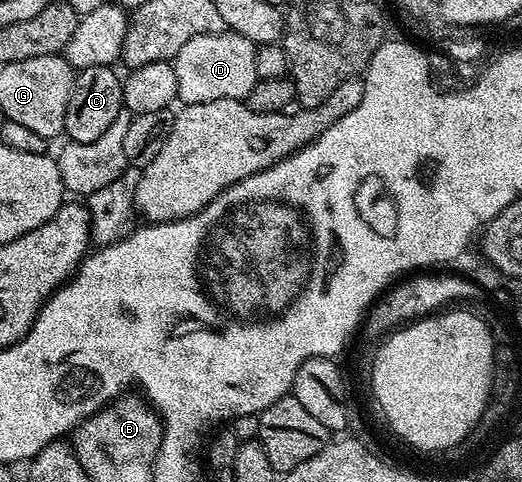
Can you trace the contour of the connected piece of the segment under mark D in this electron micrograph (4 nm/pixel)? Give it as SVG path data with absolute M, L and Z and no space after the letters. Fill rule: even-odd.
M228 29L218 35L191 37L191 41L187 41L171 61L175 69L178 100L185 105L220 99L244 100L258 80L256 52L257 47L250 39Z

